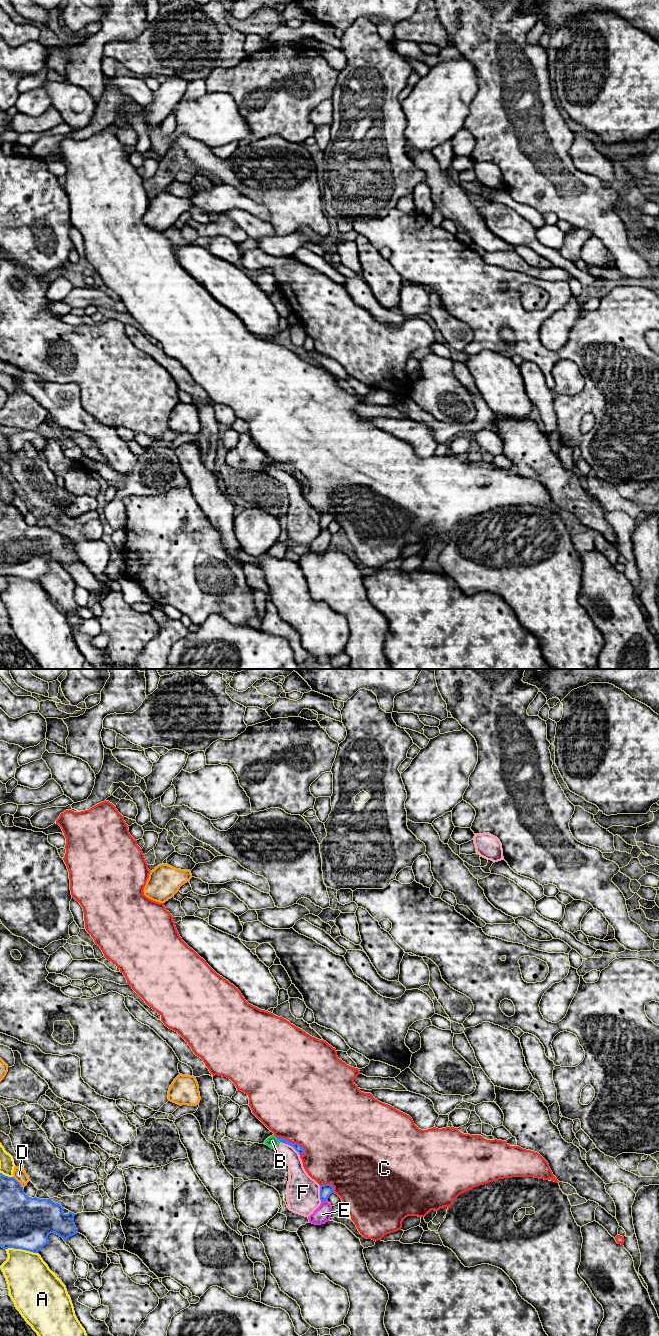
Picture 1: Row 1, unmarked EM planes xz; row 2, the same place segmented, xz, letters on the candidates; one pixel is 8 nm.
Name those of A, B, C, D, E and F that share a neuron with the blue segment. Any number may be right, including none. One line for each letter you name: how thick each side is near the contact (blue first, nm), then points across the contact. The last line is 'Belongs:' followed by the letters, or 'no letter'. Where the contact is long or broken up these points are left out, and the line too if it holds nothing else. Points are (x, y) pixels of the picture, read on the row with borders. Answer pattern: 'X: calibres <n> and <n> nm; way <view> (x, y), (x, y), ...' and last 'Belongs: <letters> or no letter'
Belongs: no letter

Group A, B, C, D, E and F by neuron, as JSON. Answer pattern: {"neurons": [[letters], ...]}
{"neurons": [["A"], ["B", "F"], ["C"], ["D"], ["E"]]}

